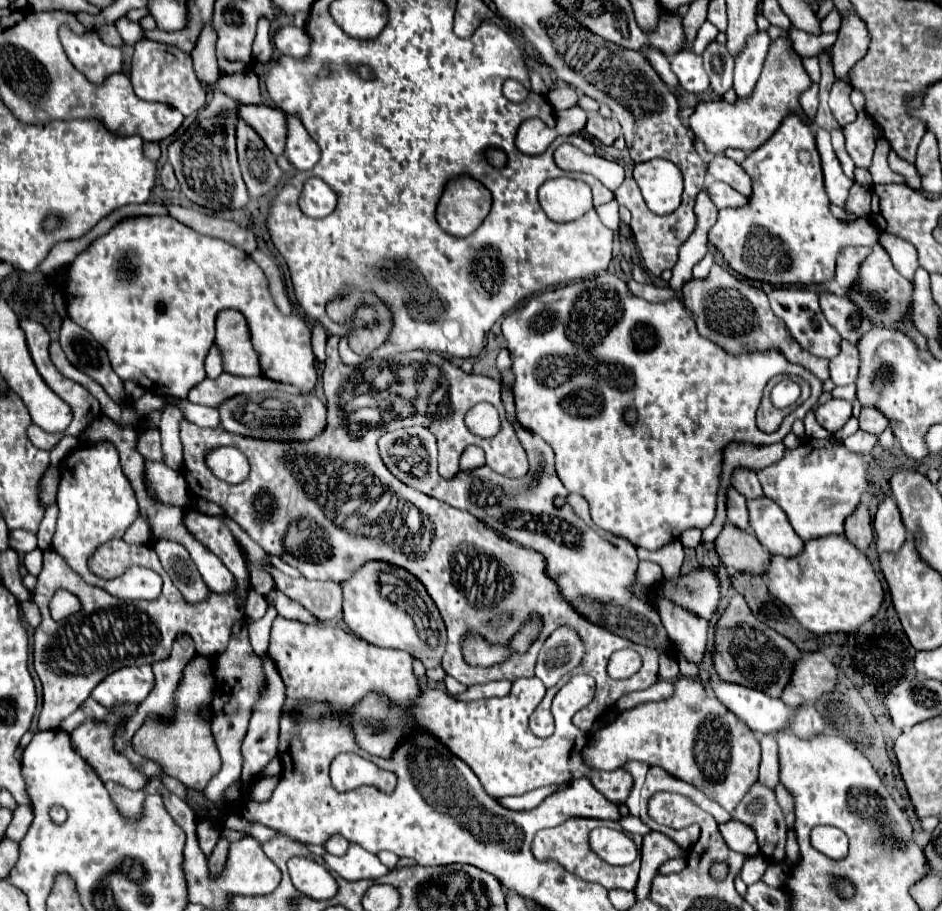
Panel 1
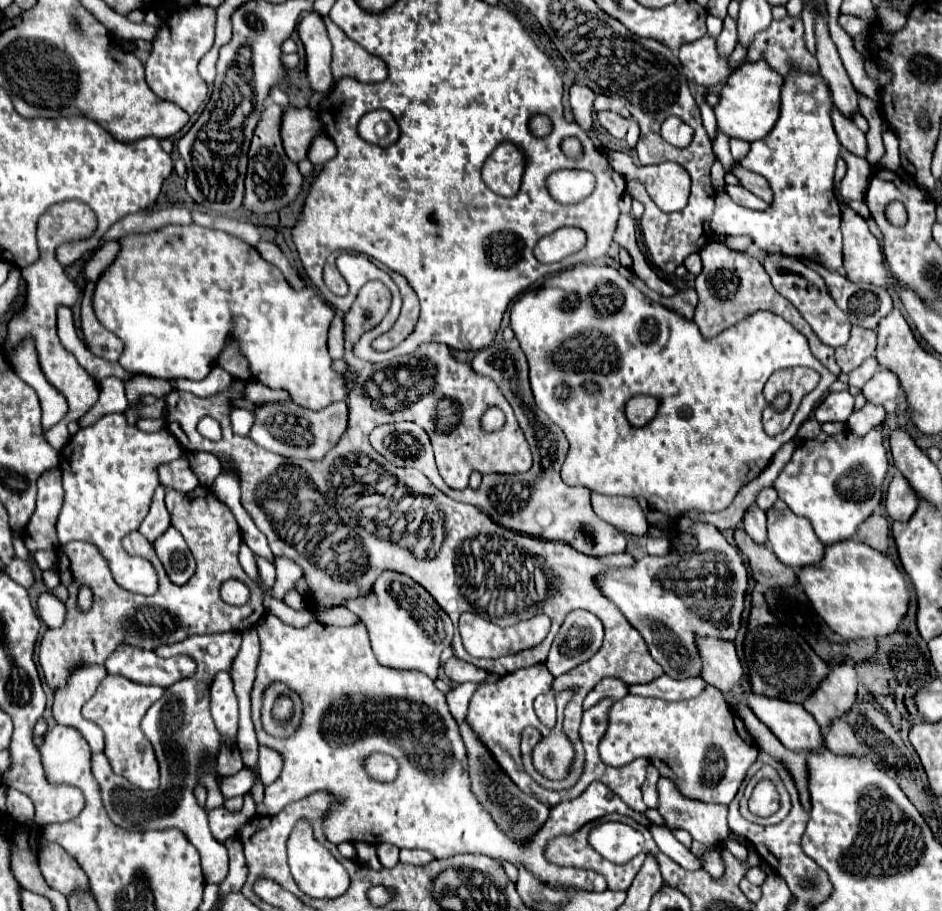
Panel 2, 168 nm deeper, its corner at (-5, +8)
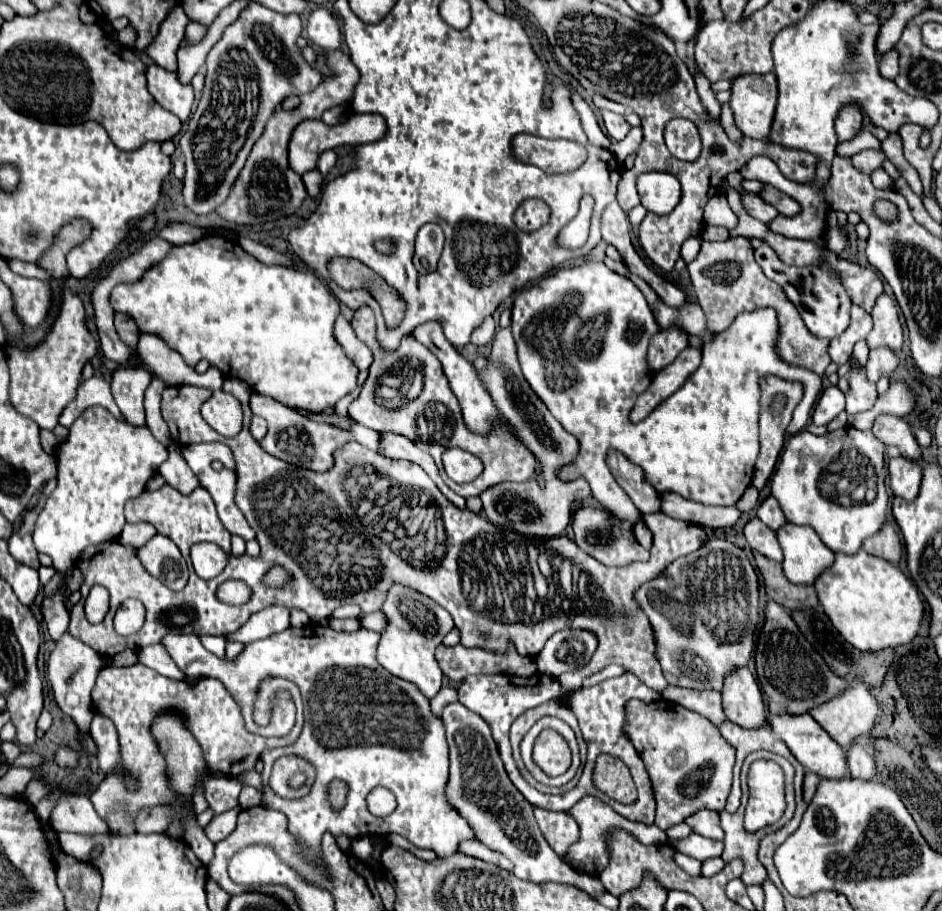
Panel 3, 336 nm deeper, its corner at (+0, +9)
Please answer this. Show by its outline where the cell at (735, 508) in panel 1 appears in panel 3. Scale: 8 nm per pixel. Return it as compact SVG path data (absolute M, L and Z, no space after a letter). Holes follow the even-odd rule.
M758 518L748 520L748 524L744 526L744 536L754 550L762 552L766 558L782 562L782 550L778 548L774 530L770 530L766 524L762 524L762 520L758 520Z

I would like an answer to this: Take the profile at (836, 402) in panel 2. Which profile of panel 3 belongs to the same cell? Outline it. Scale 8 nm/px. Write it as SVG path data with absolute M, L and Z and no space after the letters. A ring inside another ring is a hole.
M830 386L822 392L814 414L812 414L812 422L816 426L826 426L828 422L832 422L840 412L844 412L846 400L844 400L844 392L840 392L838 386Z

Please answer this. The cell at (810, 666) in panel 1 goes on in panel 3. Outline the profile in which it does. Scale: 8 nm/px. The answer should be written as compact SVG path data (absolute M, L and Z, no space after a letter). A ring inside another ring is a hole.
M854 682L852 686L848 686L846 690L838 692L834 698L830 698L828 702L816 706L810 710L810 716L832 736L832 740L836 740L842 748L848 748L856 736L860 734L868 734L872 730L872 726L878 720L878 704L872 698L872 694L868 692L868 688L862 682Z

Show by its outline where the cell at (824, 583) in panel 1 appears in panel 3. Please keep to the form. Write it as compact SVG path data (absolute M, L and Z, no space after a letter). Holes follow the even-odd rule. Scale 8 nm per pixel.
M862 548L856 554L836 552L834 564L816 578L814 588L818 594L818 602L824 610L824 614L830 618L832 626L840 632L840 636L848 644L852 644L854 648L860 648L860 650L876 652L882 648L894 648L894 646L908 644L916 636L918 626L924 616L924 606L922 606L916 584L896 564L892 564L884 558L872 556L872 554L864 552Z

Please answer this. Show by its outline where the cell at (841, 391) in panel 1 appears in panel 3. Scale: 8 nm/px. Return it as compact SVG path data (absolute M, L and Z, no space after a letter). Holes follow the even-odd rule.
M862 340L862 342L858 342L856 346L854 346L854 352L852 352L852 358L854 358L854 362L850 362L850 370L854 368L854 370L858 370L860 366L864 368L866 366L866 362L868 362L868 344Z

